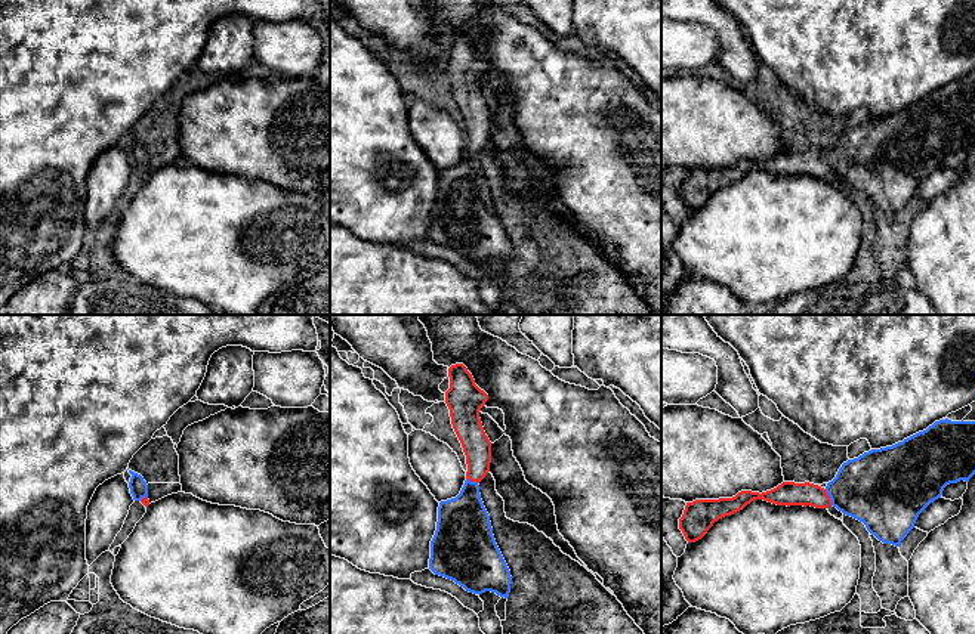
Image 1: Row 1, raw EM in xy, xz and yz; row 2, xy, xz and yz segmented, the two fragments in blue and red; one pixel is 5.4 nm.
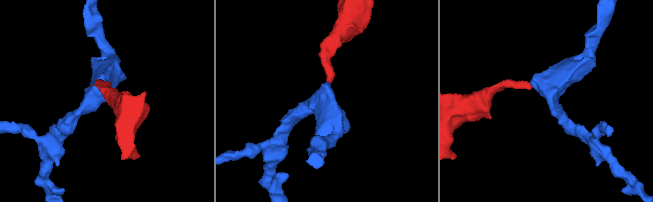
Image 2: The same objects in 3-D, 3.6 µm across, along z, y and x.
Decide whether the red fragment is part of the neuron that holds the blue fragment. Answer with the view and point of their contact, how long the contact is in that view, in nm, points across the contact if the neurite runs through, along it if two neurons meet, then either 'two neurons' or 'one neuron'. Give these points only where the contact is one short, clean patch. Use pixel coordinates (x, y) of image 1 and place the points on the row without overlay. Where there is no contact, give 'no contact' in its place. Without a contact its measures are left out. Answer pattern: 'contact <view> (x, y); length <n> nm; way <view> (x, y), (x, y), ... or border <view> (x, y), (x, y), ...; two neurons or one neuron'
contact yz (829, 164); length 100 nm; way yz (873, 157), (829, 164), (787, 163); one neuron

